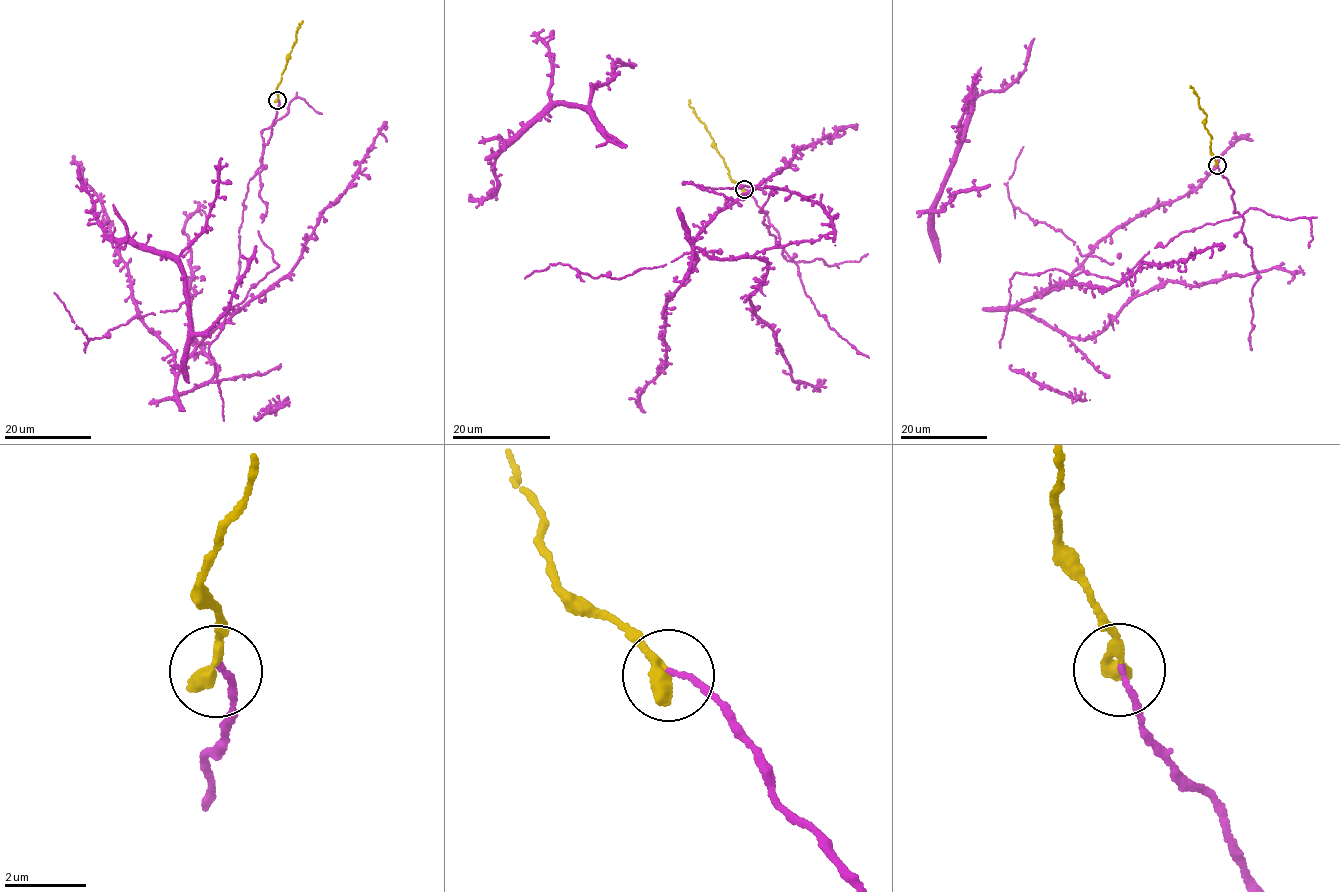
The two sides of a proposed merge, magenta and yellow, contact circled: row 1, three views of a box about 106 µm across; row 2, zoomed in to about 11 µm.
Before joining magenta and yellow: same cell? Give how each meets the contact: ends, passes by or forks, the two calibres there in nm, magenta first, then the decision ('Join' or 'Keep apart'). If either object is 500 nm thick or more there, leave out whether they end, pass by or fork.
At the ring magenta ends. At the ring yellow ends. Thickness 120 nm (magenta) against 420 nm. Join

